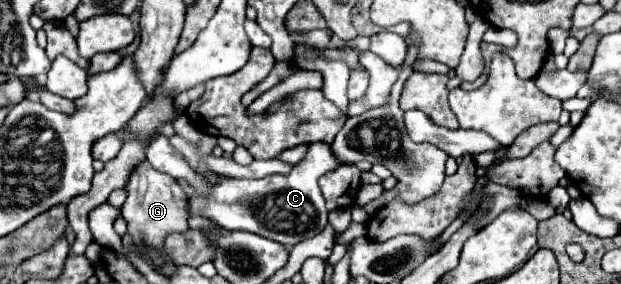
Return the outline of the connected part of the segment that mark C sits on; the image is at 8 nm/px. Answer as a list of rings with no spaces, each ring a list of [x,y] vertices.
[[[310,144],[308,154],[298,166],[294,166],[294,172],[286,176],[266,176],[260,180],[224,180],[212,186],[212,194],[208,198],[192,194],[190,212],[208,216],[226,230],[246,230],[276,240],[284,246],[294,246],[320,234],[328,224],[328,210],[322,204],[318,178],[338,166],[340,164],[334,160],[328,144]]]

